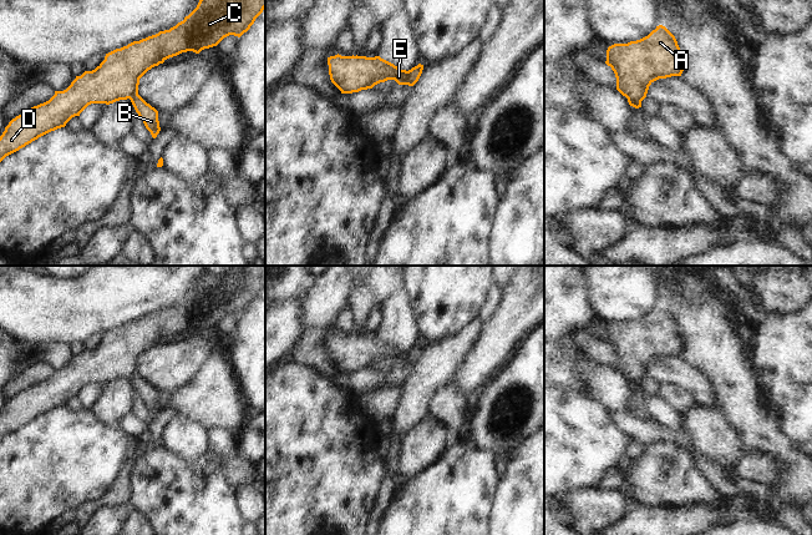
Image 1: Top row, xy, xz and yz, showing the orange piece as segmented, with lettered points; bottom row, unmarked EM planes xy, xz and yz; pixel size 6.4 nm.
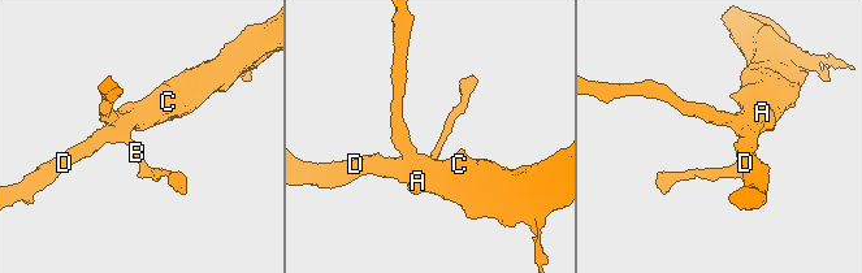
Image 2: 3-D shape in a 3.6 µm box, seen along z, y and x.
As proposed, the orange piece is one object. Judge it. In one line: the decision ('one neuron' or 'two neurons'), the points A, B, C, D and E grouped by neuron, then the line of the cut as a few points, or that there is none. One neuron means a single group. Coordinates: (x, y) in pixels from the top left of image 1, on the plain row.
one neuron; A B C D E; no cut

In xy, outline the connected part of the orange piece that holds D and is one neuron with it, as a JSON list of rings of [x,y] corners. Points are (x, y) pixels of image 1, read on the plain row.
[[[238,266],[223,277],[208,271],[201,277],[197,287],[176,306],[106,333],[105,339],[95,349],[76,355],[66,369],[55,370],[49,380],[12,398],[0,415],[0,441],[39,417],[65,407],[72,397],[80,395],[91,383],[110,384],[130,378],[146,408],[156,418],[161,410],[158,390],[138,374],[139,358],[169,337],[187,330],[199,333],[204,328],[217,325],[229,314],[240,317],[264,288],[265,266]]]

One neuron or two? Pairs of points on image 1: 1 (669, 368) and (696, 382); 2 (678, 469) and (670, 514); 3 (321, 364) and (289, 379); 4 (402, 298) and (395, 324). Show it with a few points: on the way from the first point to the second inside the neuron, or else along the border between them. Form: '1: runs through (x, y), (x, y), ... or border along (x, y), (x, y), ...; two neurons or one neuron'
1: runs through (675, 369), (690, 378); one neuron
2: border along (700, 501), (680, 505), (642, 505); two neurons
3: border along (294, 362), (308, 364), (324, 374); two neurons
4: runs through (400, 304), (399, 318); one neuron

